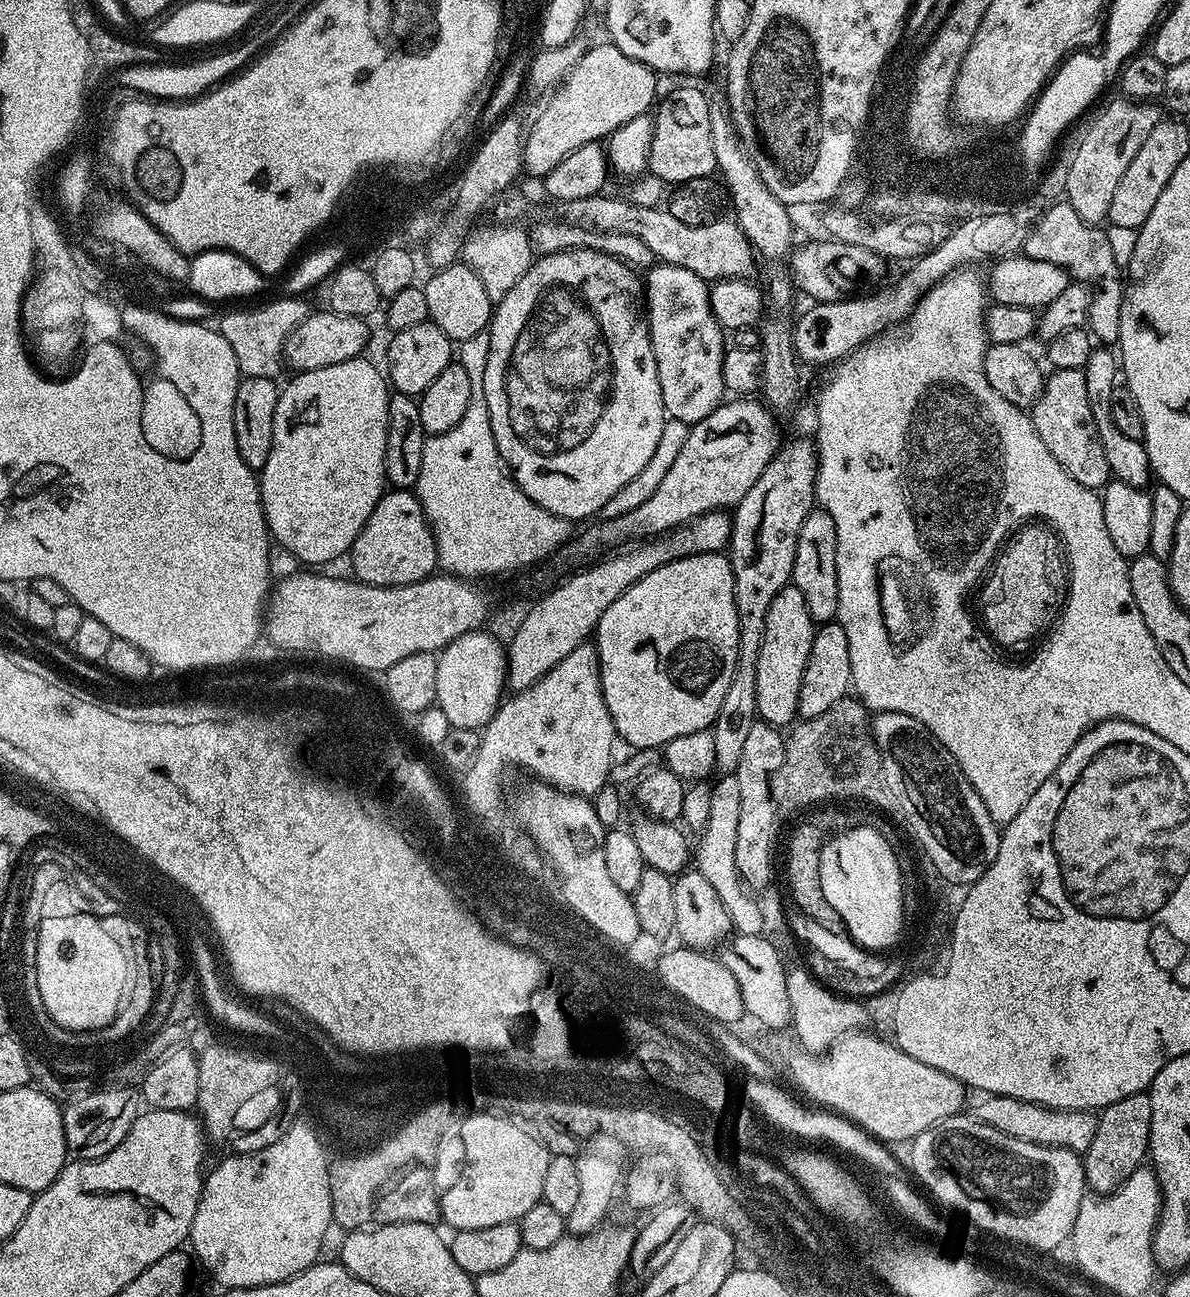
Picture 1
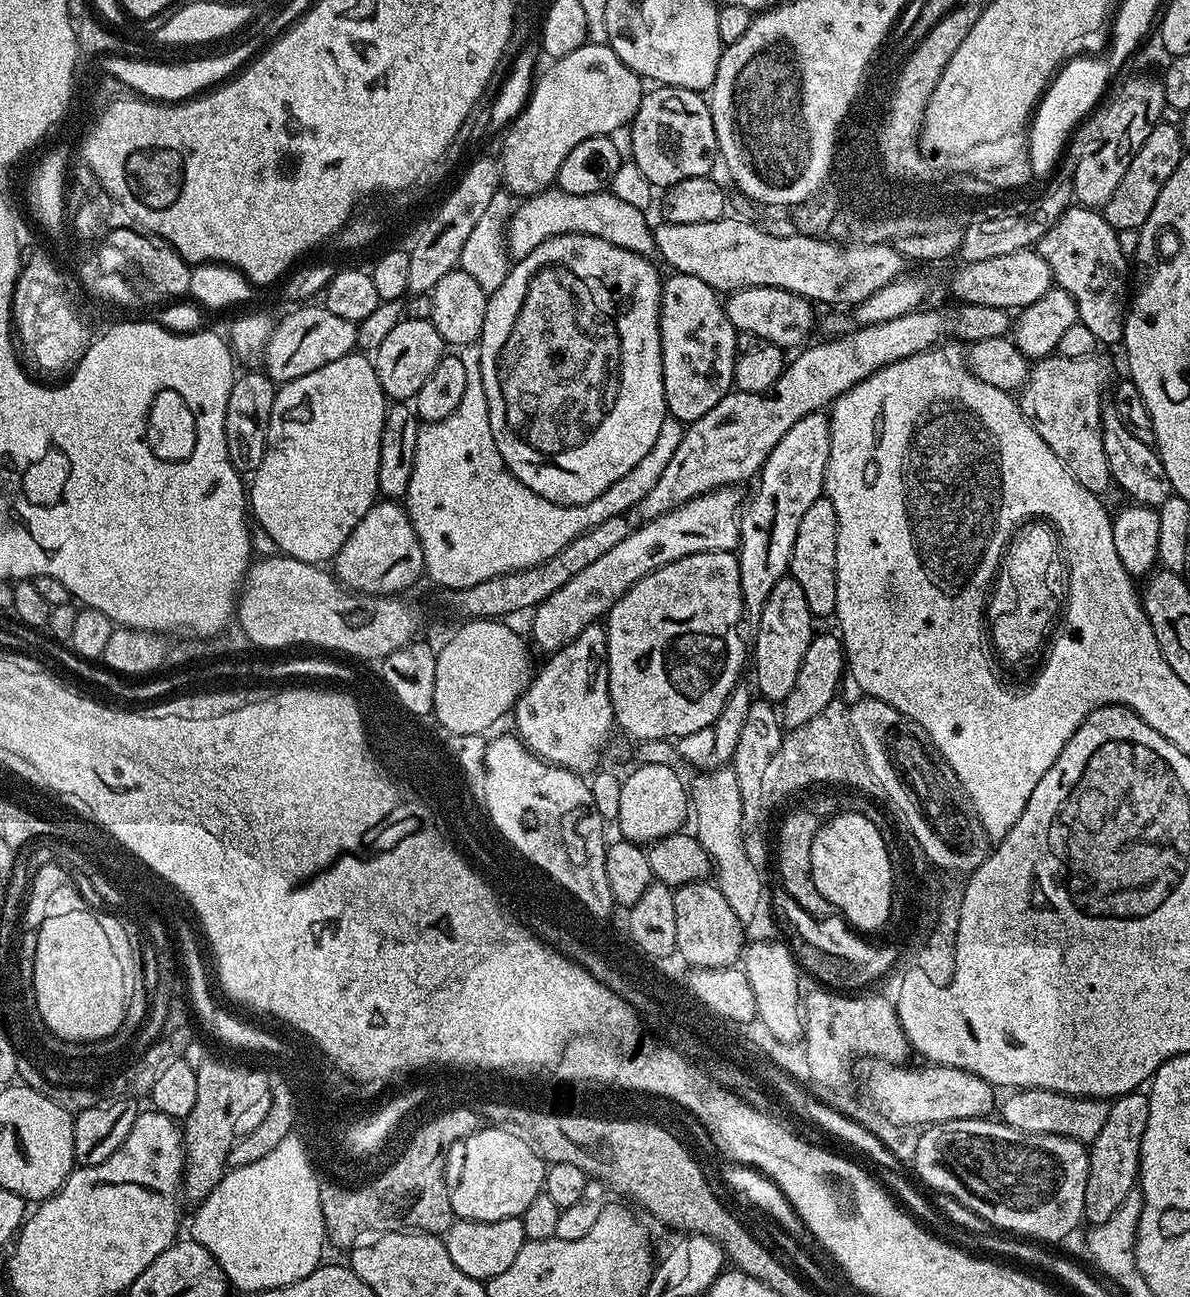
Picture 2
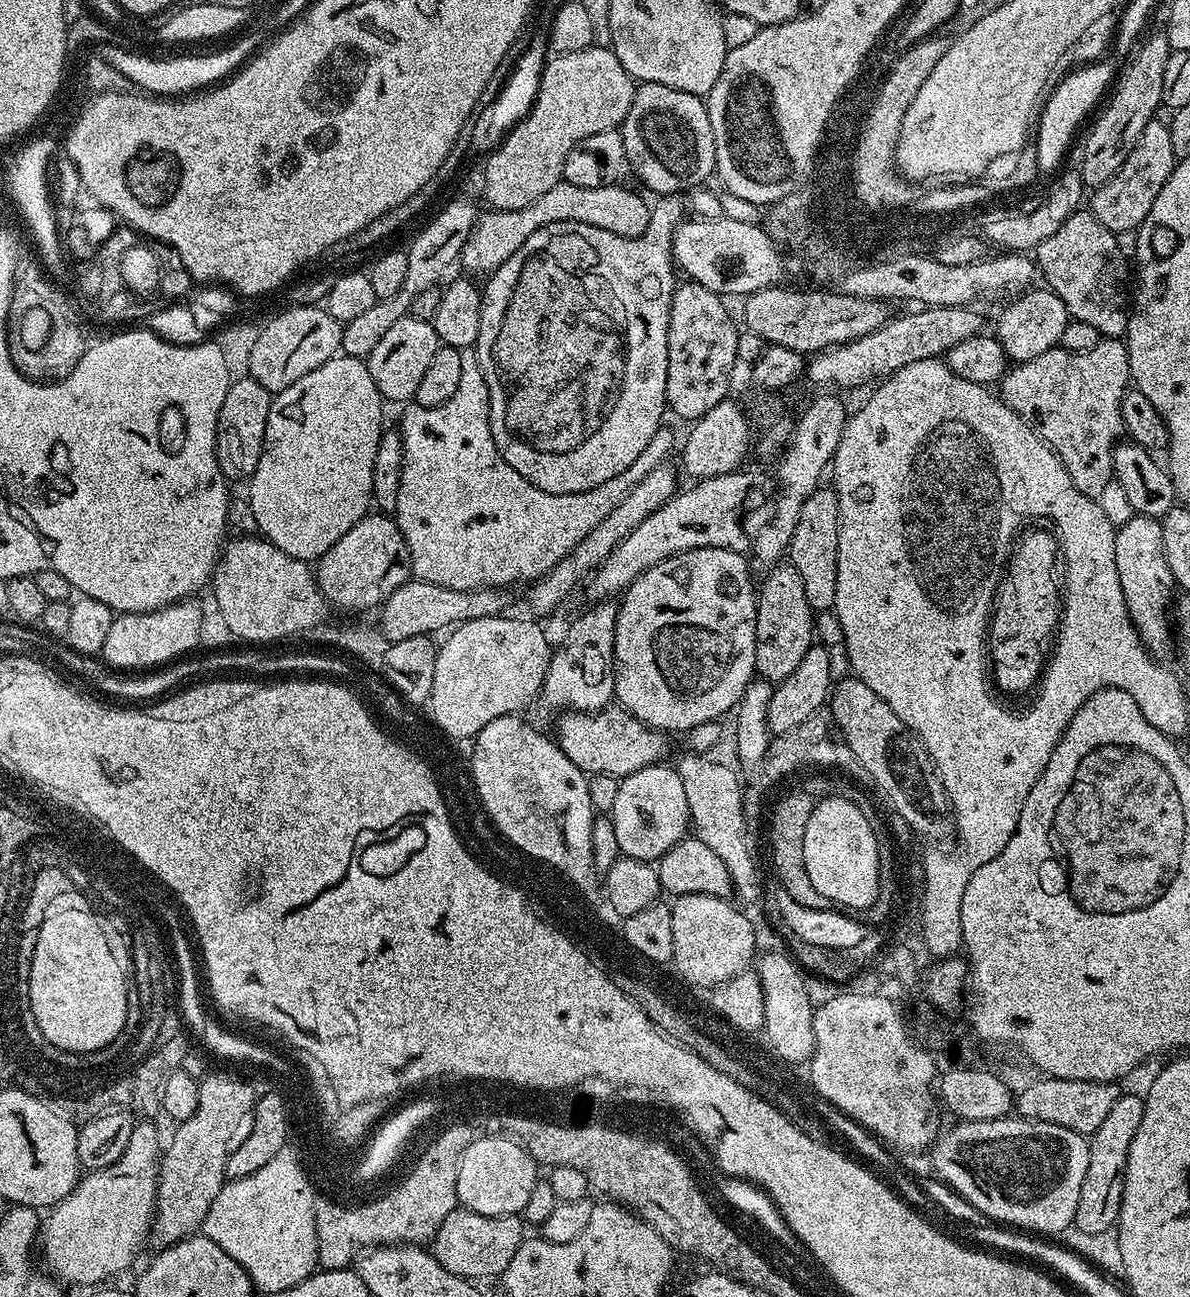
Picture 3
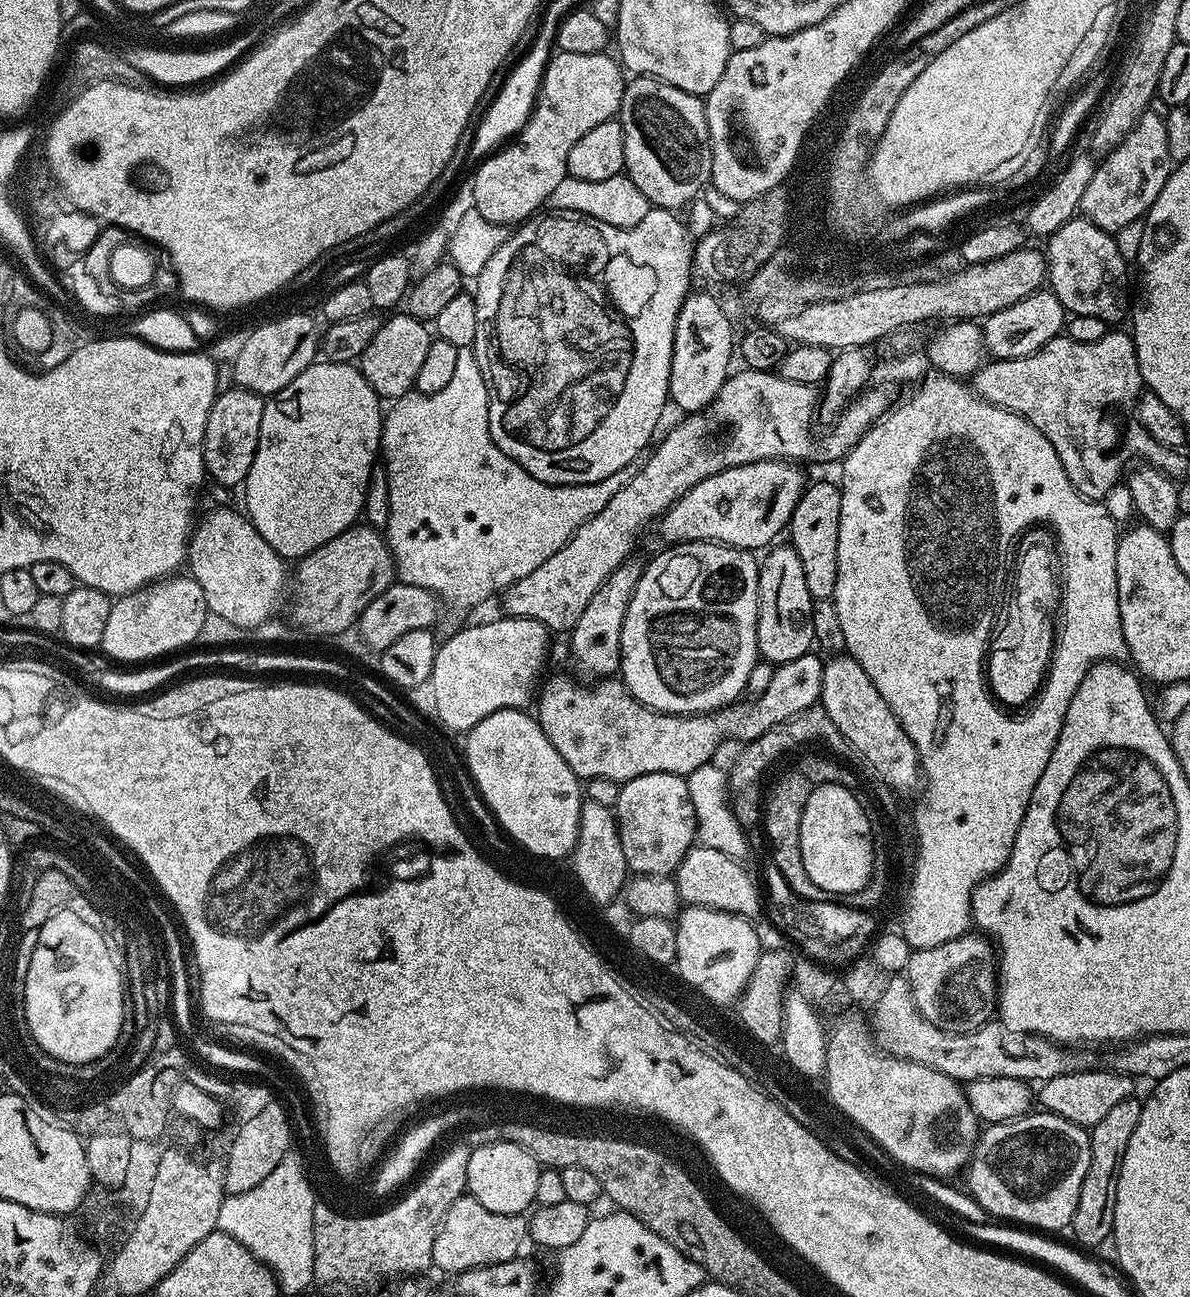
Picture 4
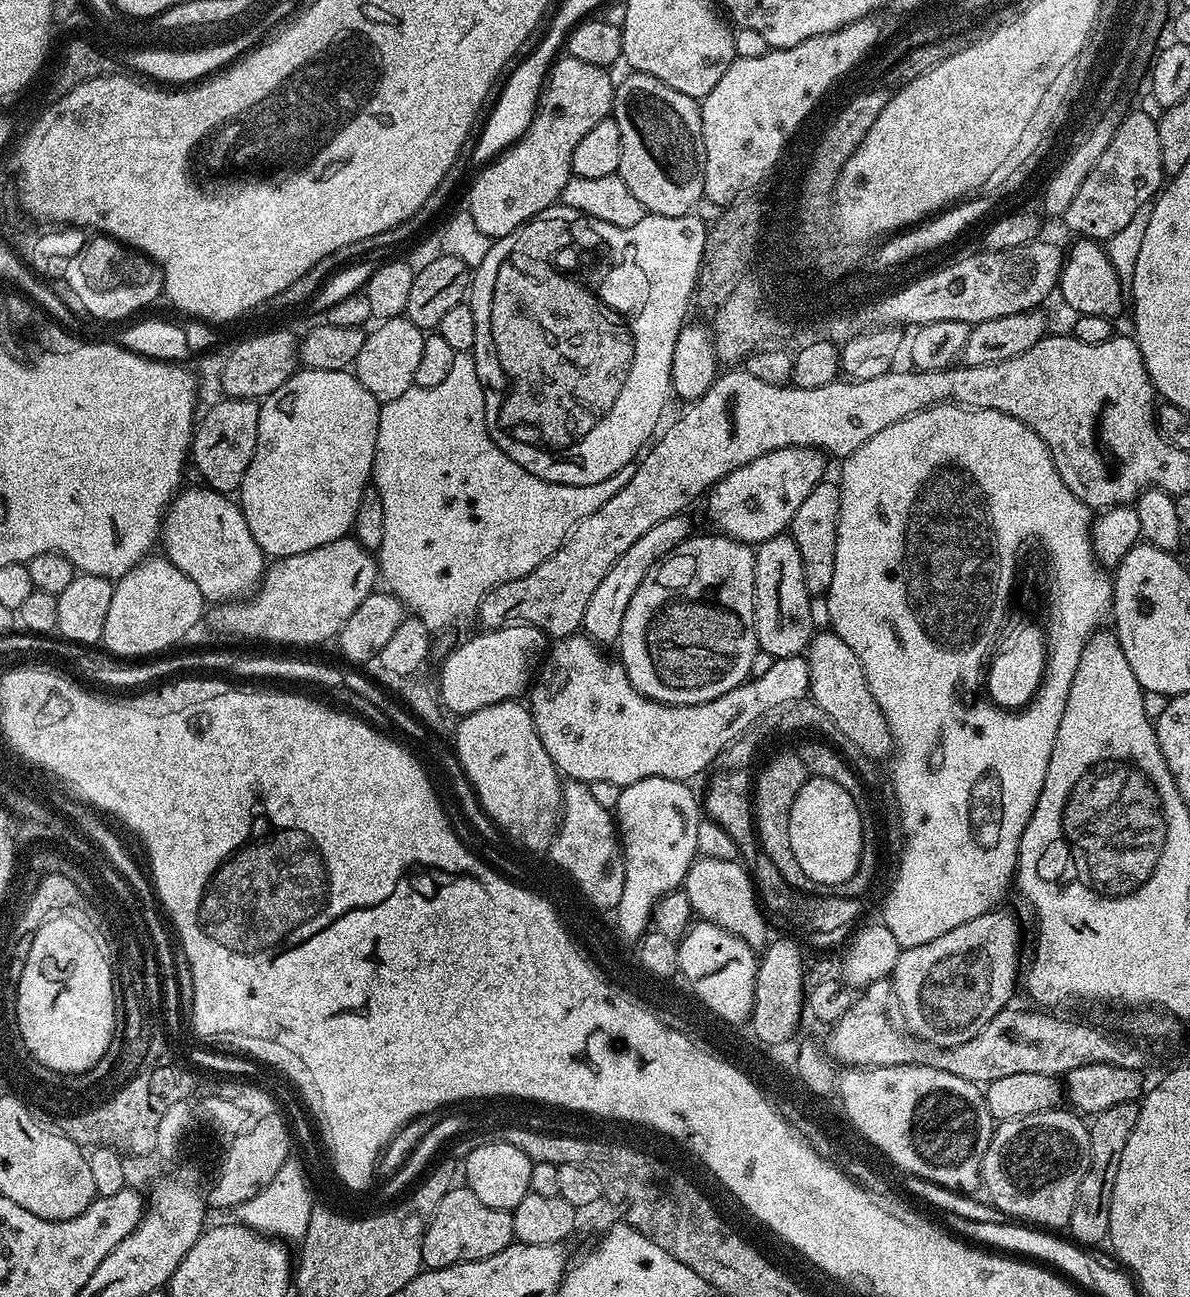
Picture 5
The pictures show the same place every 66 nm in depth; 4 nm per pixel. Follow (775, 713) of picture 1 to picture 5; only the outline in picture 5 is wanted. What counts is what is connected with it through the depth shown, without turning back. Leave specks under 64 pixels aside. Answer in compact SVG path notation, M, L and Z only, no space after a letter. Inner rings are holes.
M788 534L755 545L754 551L754 626L759 651L777 658L799 656L807 649L814 635L814 600L806 590L806 578L802 578L802 554L798 554L798 546Z

